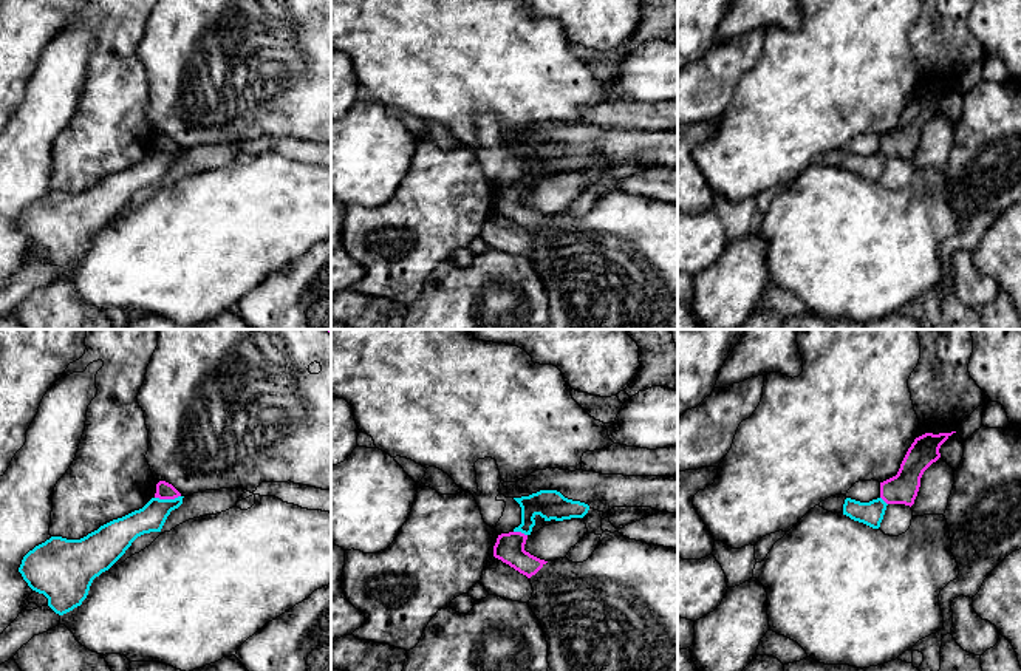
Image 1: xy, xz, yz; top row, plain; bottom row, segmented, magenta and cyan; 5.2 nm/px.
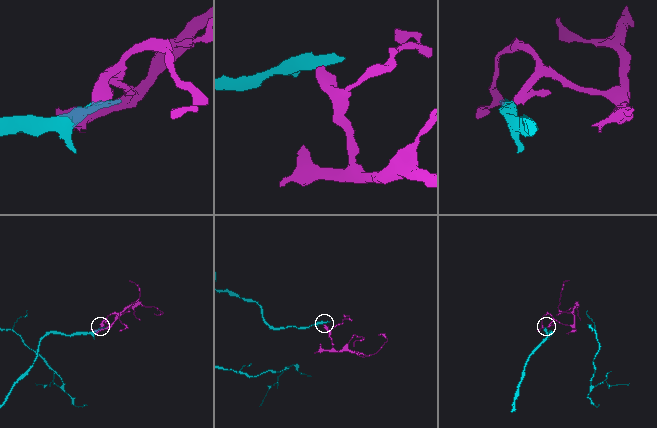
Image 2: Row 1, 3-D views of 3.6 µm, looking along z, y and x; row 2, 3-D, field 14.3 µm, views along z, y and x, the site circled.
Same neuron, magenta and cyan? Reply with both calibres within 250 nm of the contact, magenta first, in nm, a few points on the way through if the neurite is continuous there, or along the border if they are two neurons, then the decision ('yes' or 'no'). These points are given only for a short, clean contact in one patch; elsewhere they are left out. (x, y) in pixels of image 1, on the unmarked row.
90/140 nm | along xy (180, 149), (155, 152) | no

